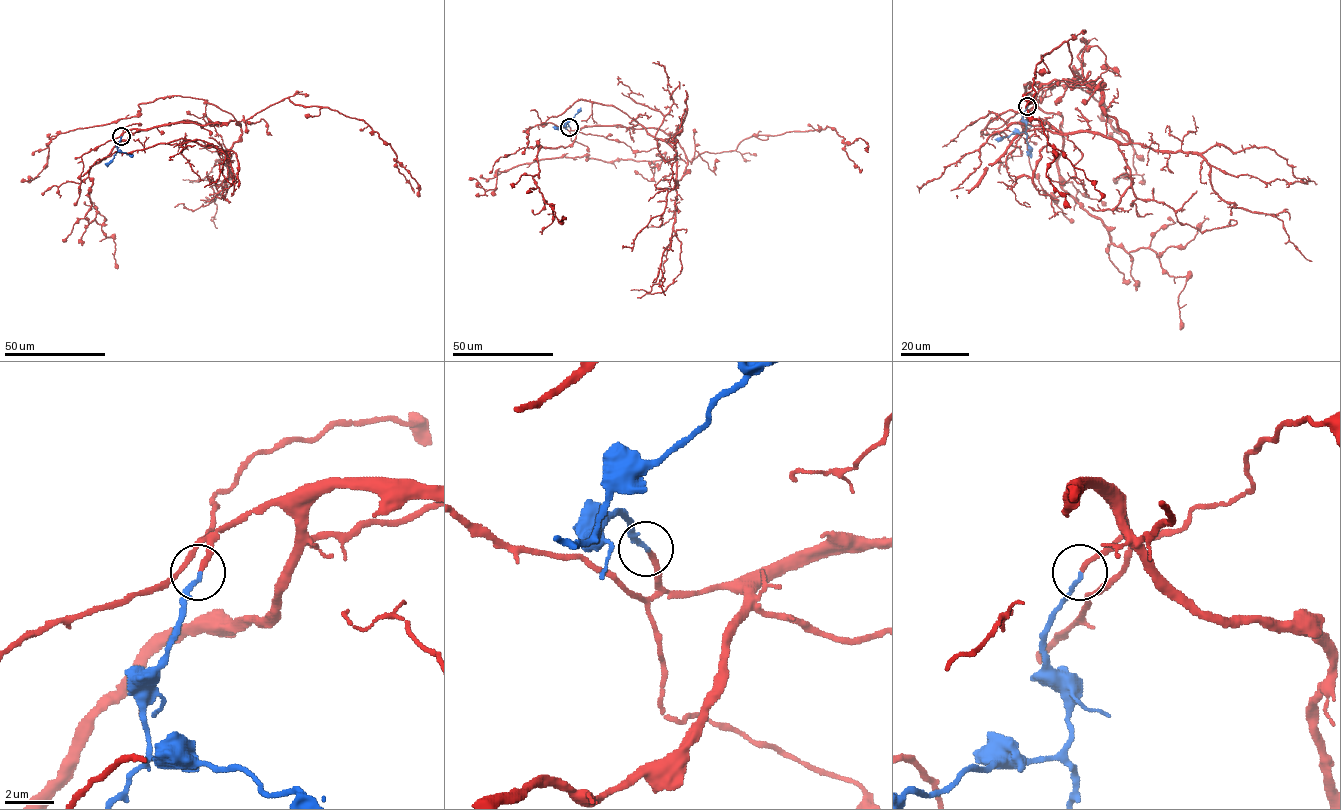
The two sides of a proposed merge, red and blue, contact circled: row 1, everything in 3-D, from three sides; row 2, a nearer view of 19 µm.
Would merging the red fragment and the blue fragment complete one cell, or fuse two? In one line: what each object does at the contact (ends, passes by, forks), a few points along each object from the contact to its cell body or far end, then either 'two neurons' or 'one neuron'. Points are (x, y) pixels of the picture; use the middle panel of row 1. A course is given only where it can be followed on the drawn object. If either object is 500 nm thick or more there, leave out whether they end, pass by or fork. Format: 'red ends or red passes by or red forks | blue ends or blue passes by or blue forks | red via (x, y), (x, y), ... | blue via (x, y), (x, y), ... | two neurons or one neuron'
red ends | blue ends | red via (569, 127), (660, 129), (676, 139), (687, 162), (561, 156), (498, 171), (495, 190), (468, 179) | blue via (569, 127), (565, 125), (580, 107) | one neuron

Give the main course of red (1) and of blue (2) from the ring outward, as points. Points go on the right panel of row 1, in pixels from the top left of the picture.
1: (1027, 106), (1028, 83), (1087, 83), (1083, 38), (1077, 81), (1133, 147), (1136, 173), (1116, 182)
2: (1027, 106), (1022, 115), (1024, 131), (995, 140)

